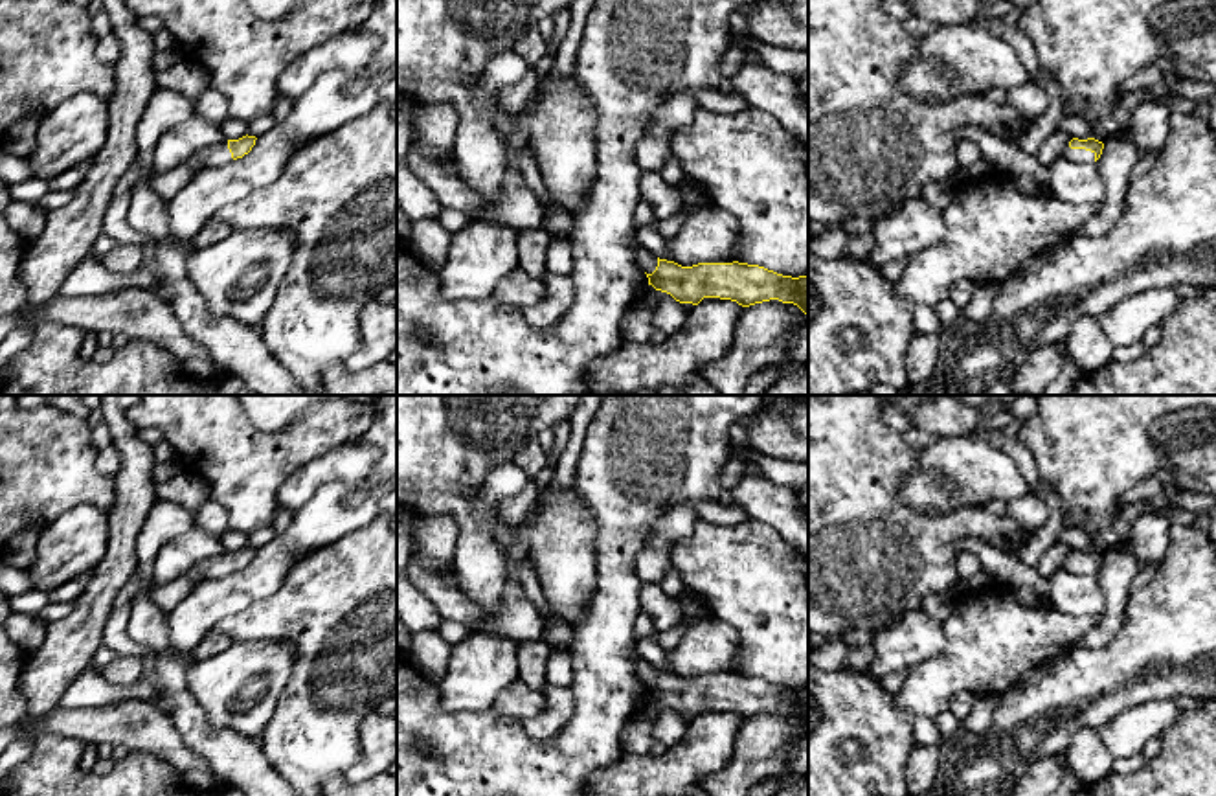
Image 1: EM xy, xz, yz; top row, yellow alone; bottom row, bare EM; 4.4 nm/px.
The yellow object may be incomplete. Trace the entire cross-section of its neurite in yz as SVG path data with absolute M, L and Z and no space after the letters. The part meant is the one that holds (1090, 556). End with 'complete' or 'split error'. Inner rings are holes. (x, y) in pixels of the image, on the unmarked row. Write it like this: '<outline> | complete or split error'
M1073 550L1062 568L1071 574L1097 574L1102 566L1102 561L1104 555L1095 550Z | split error

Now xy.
M242 548L239 552L222 552L217 557L211 557L208 561L202 561L193 572L189 572L186 577L191 581L206 581L206 579L217 579L224 577L231 572L242 570L252 563L255 557L255 548Z | split error

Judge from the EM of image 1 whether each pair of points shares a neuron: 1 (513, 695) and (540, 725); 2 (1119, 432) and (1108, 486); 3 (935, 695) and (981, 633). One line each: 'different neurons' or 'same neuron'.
1: different neurons
2: same neuron
3: same neuron

